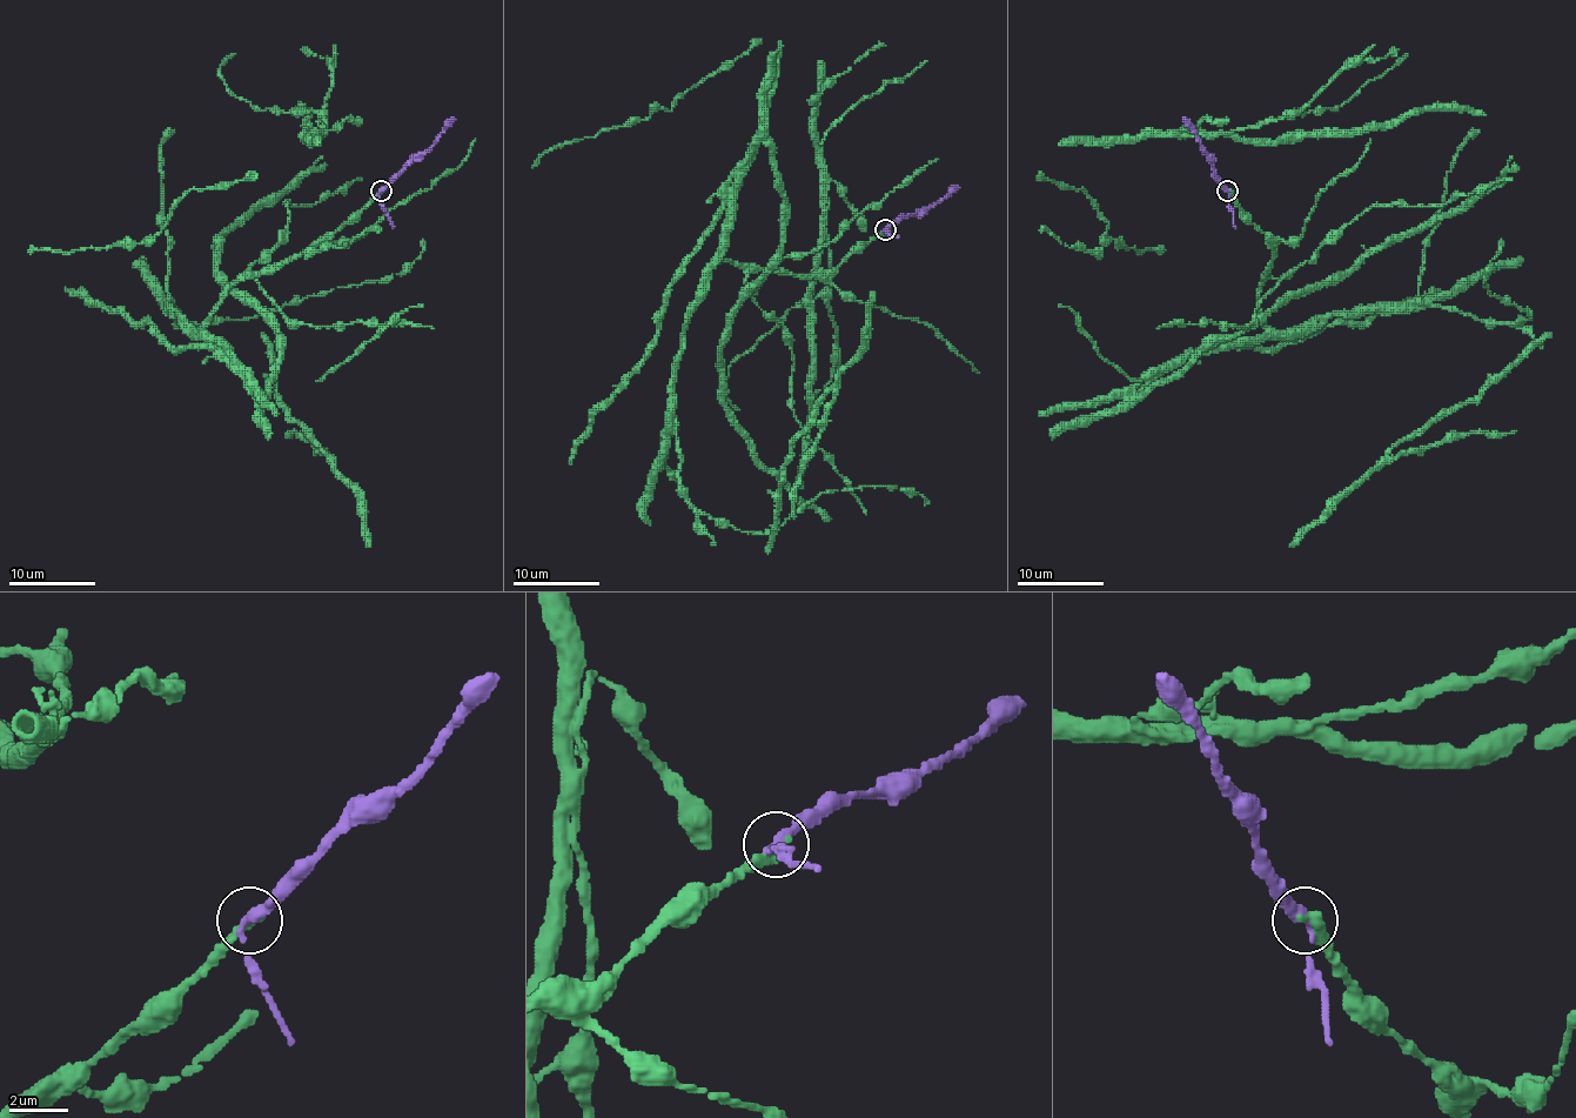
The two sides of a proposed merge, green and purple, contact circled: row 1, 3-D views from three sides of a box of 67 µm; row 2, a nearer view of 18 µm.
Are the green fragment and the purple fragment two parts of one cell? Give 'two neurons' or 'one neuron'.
one neuron

